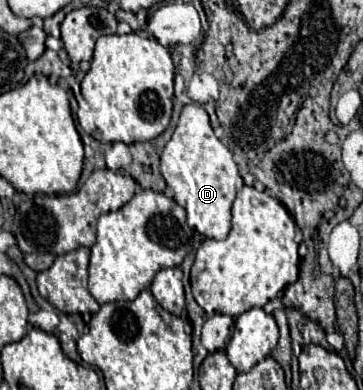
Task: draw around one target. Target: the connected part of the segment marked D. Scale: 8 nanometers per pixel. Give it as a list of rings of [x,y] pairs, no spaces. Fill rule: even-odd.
[[[187,104],[179,124],[161,152],[161,174],[175,194],[175,202],[187,212],[187,224],[199,234],[223,240],[231,230],[231,206],[237,190],[243,188],[237,164],[229,148],[215,136],[209,114],[199,104]]]

